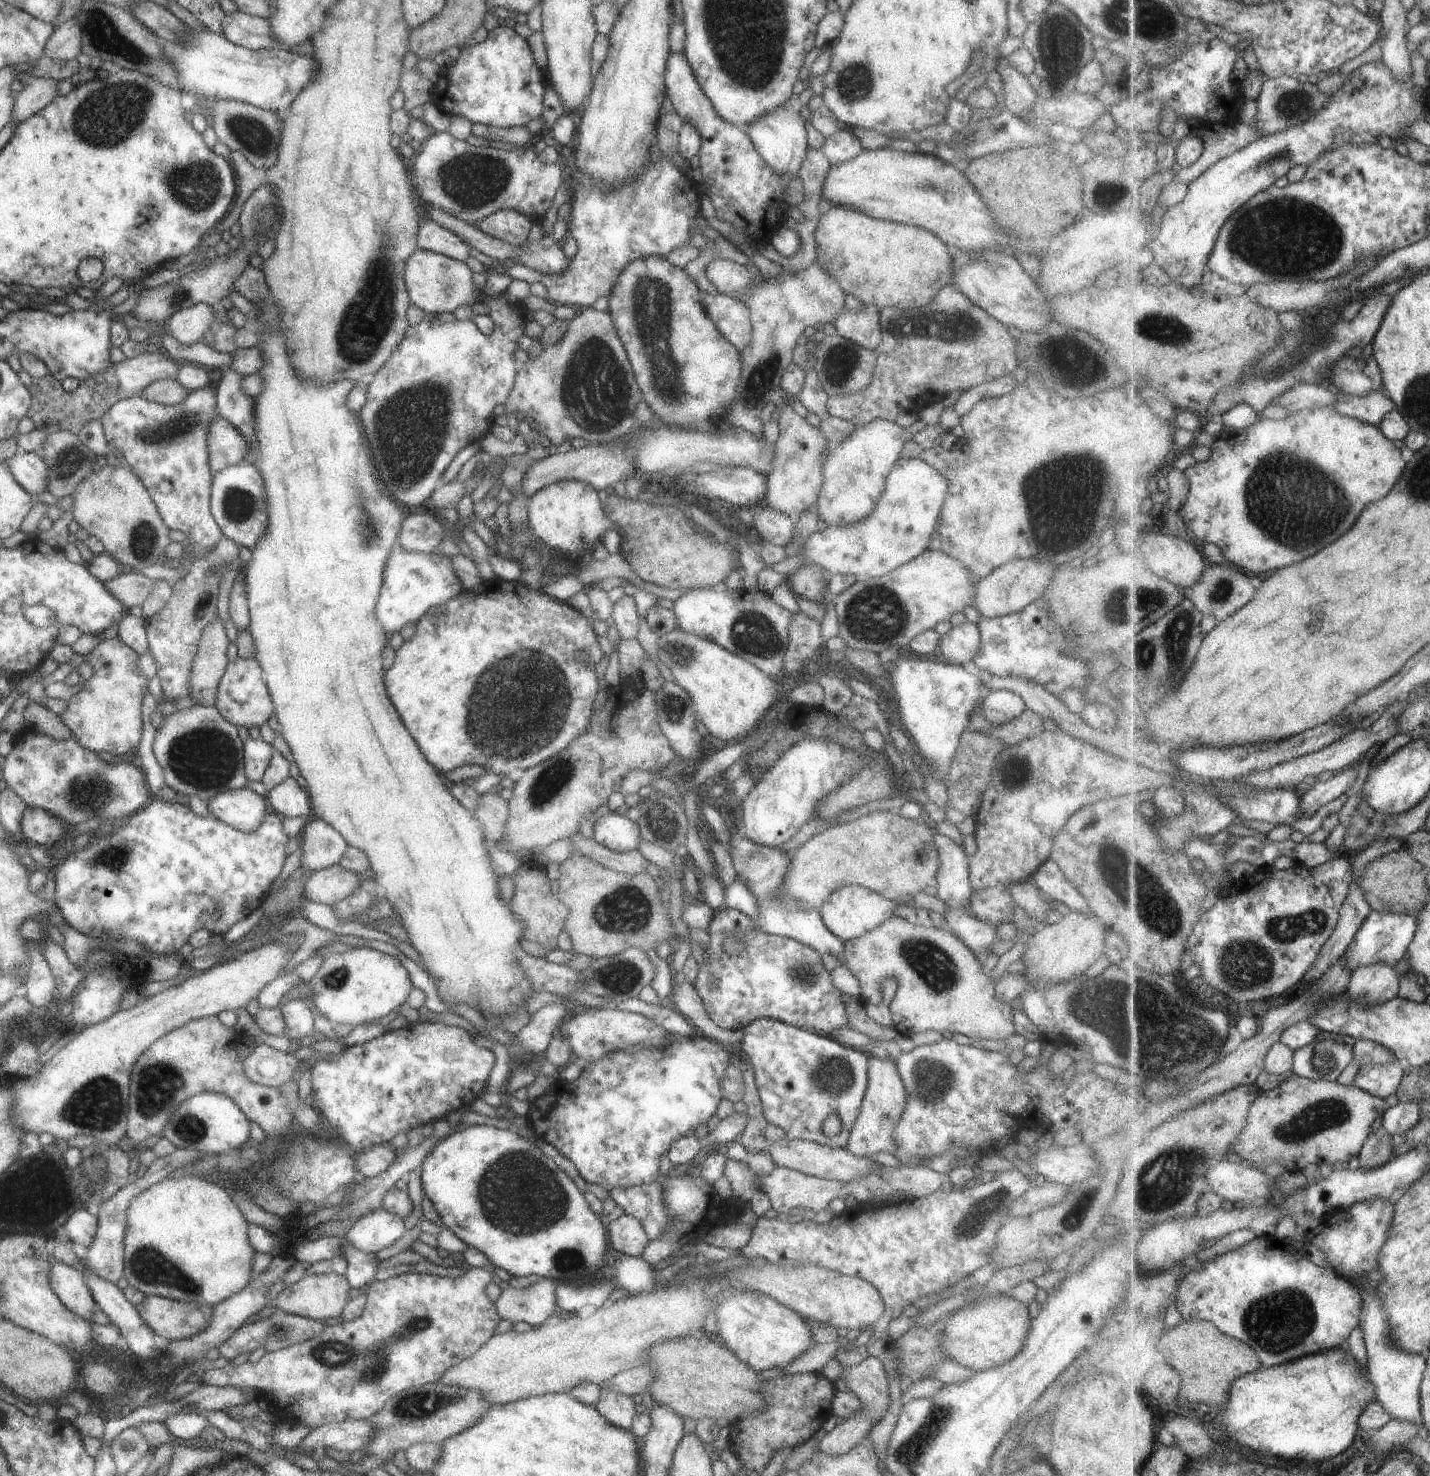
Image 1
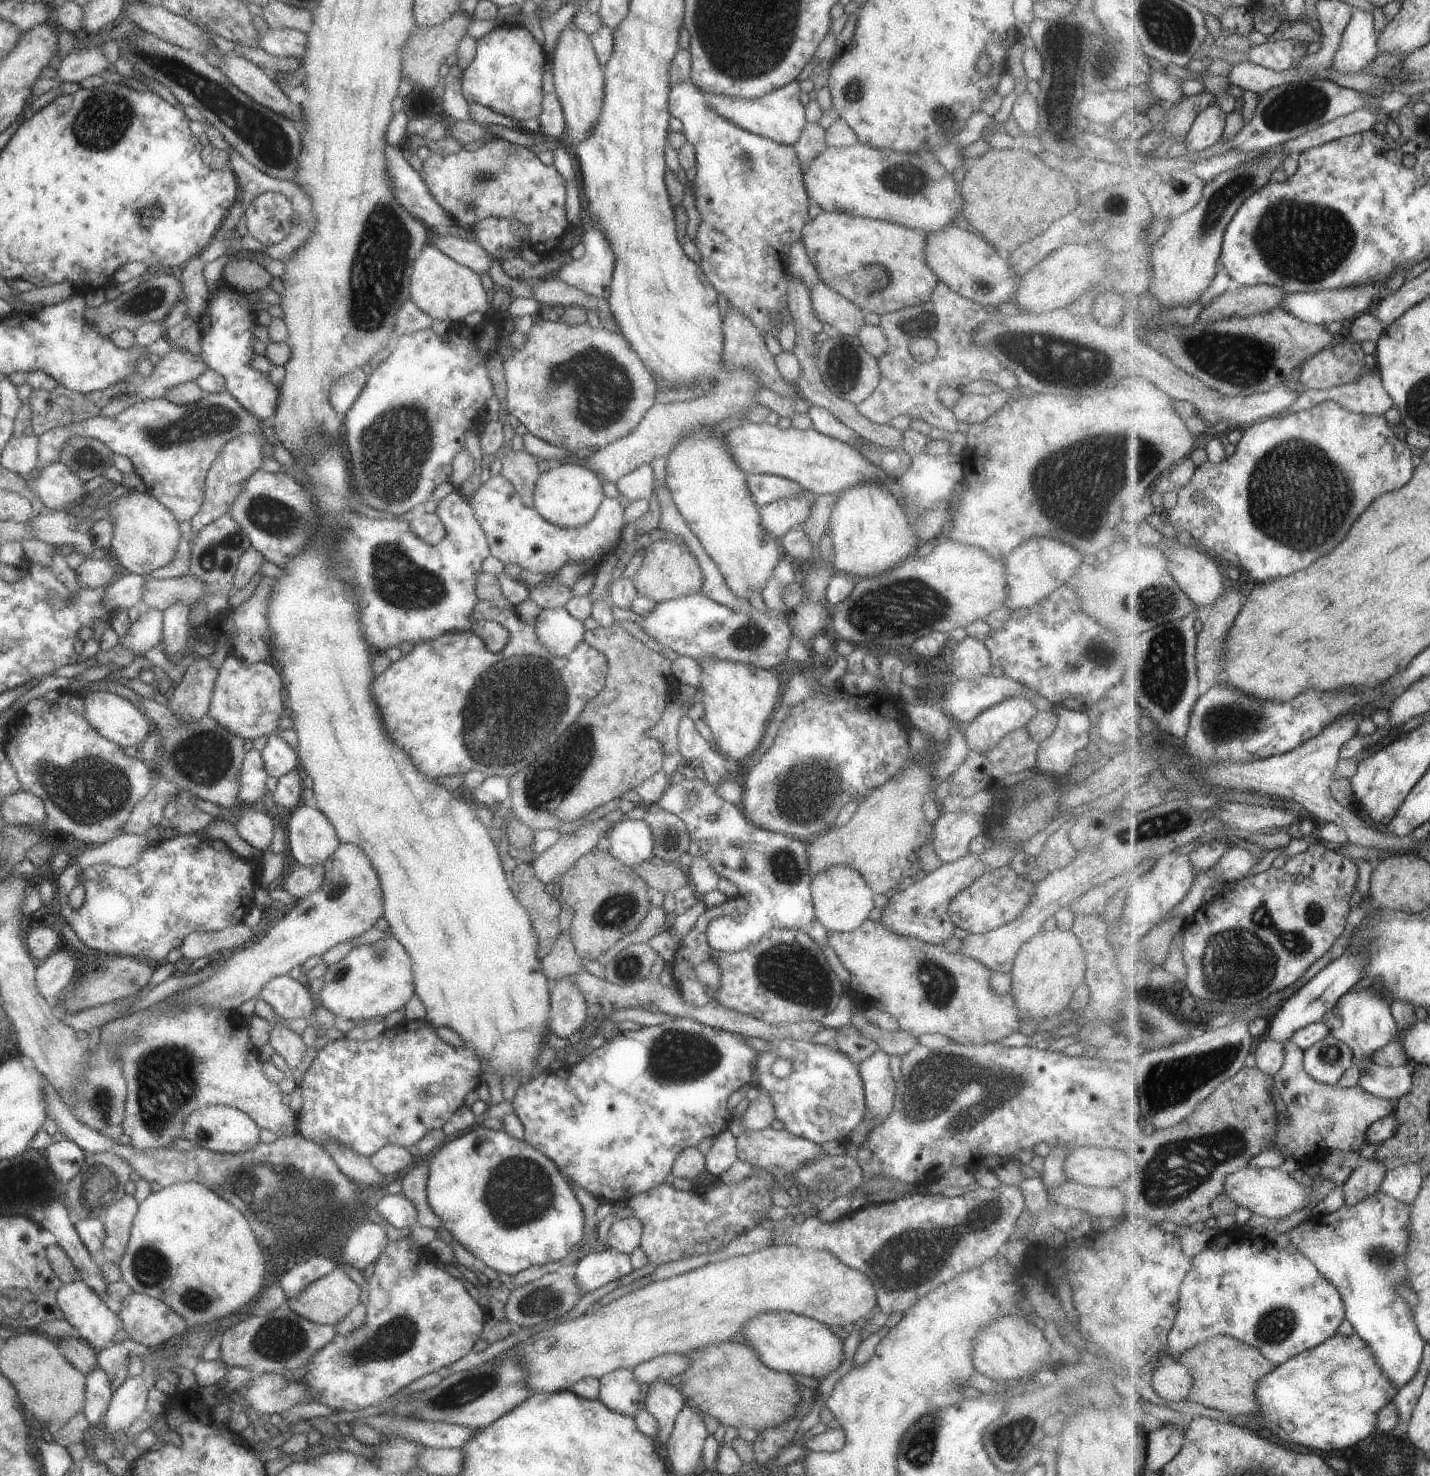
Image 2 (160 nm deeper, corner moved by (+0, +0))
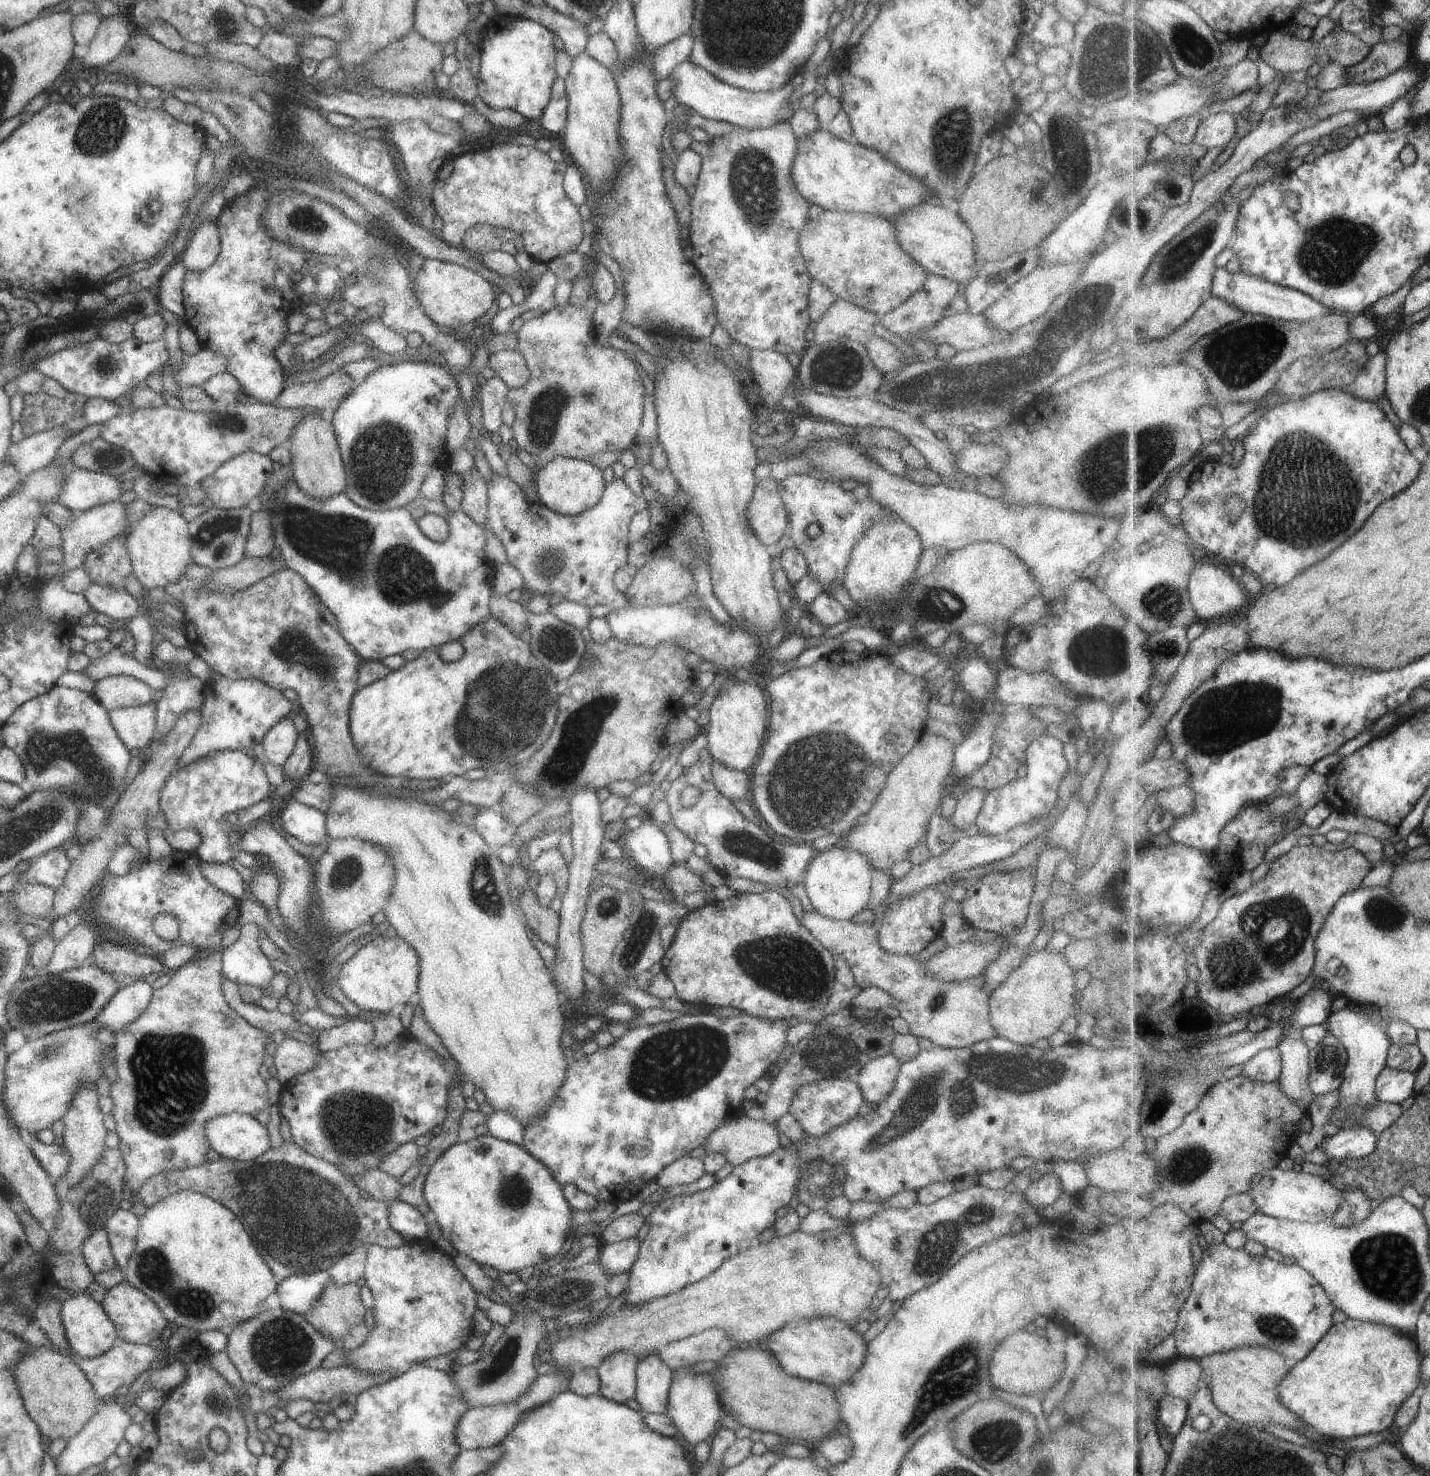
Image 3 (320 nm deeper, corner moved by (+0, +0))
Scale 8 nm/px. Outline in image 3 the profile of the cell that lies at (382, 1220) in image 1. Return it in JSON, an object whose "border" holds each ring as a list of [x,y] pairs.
{"border":[[[359,1245],[349,1252],[337,1257],[331,1266],[325,1270],[329,1283],[346,1285],[360,1283],[364,1269],[366,1248],[368,1245]]]}

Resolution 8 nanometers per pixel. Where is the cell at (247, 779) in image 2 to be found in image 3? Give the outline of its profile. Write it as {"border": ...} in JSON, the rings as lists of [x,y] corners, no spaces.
{"border":[[[223,749],[203,755],[185,766],[175,764],[158,792],[158,810],[164,816],[165,831],[175,832],[191,829],[201,837],[201,844],[195,854],[201,861],[224,863],[236,860],[245,868],[253,868],[252,853],[228,847],[228,833],[232,827],[225,816],[259,802],[268,800],[272,788],[266,779],[264,766],[240,750]]]}

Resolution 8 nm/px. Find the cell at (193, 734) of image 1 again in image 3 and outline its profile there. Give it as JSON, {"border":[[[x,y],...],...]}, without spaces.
{"border":[[[109,675],[95,681],[90,695],[107,712],[111,709],[138,707],[153,700],[154,690],[129,675]]]}

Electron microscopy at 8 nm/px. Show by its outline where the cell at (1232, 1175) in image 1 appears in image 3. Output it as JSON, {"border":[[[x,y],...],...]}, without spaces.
{"border":[[[1279,1168],[1257,1175],[1249,1194],[1256,1200],[1261,1213],[1288,1221],[1320,1223],[1331,1220],[1344,1203],[1345,1191],[1337,1188],[1329,1179],[1302,1171],[1283,1171]]]}

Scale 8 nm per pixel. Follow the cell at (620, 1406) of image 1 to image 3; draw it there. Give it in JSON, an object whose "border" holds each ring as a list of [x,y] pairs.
{"border":[[[627,1351],[603,1356],[595,1368],[599,1379],[597,1395],[616,1403],[632,1398],[637,1361],[638,1358]]]}

